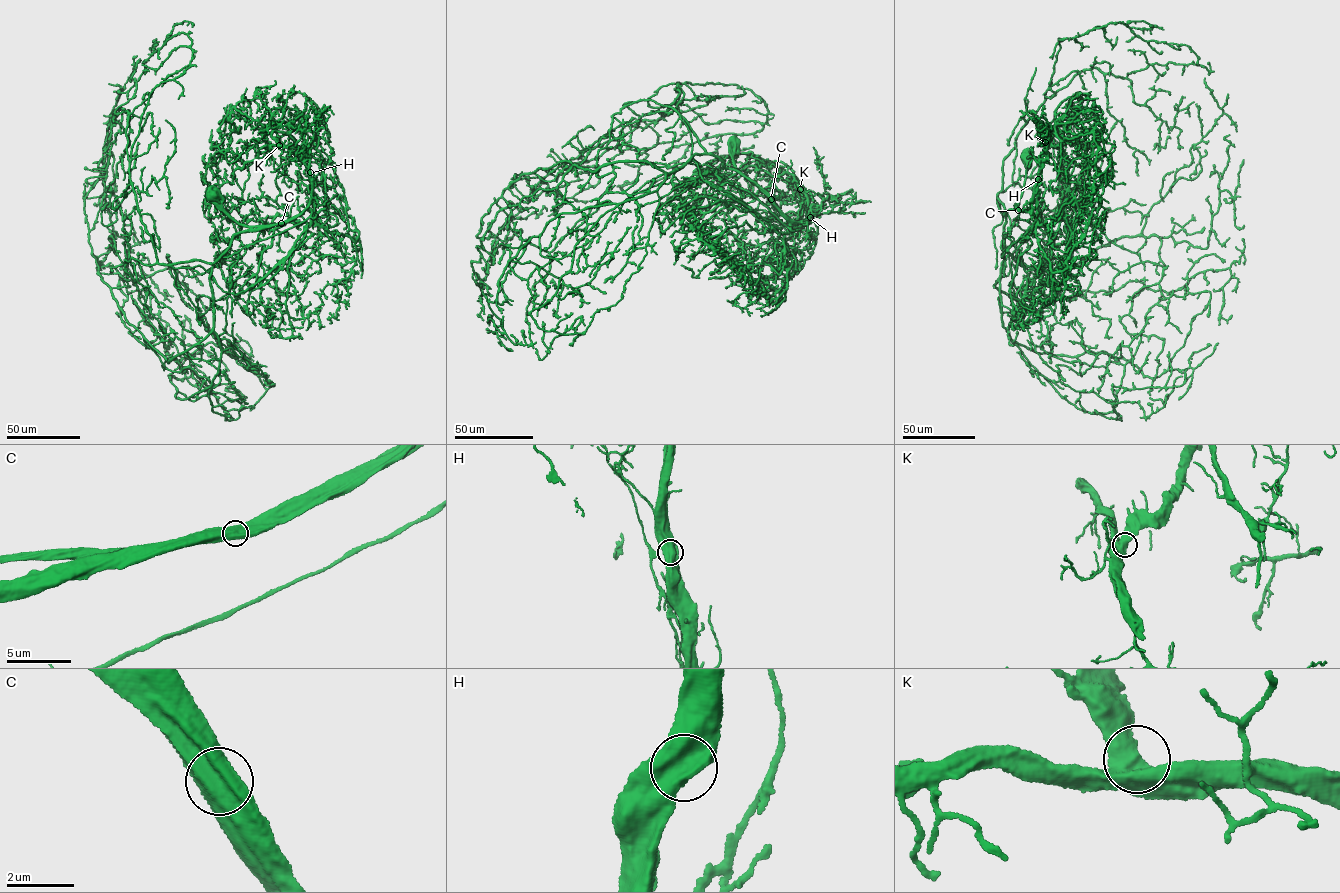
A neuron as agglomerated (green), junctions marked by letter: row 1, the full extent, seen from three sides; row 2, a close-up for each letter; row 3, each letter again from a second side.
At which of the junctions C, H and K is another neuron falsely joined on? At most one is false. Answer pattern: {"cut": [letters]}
{"cut": []}

